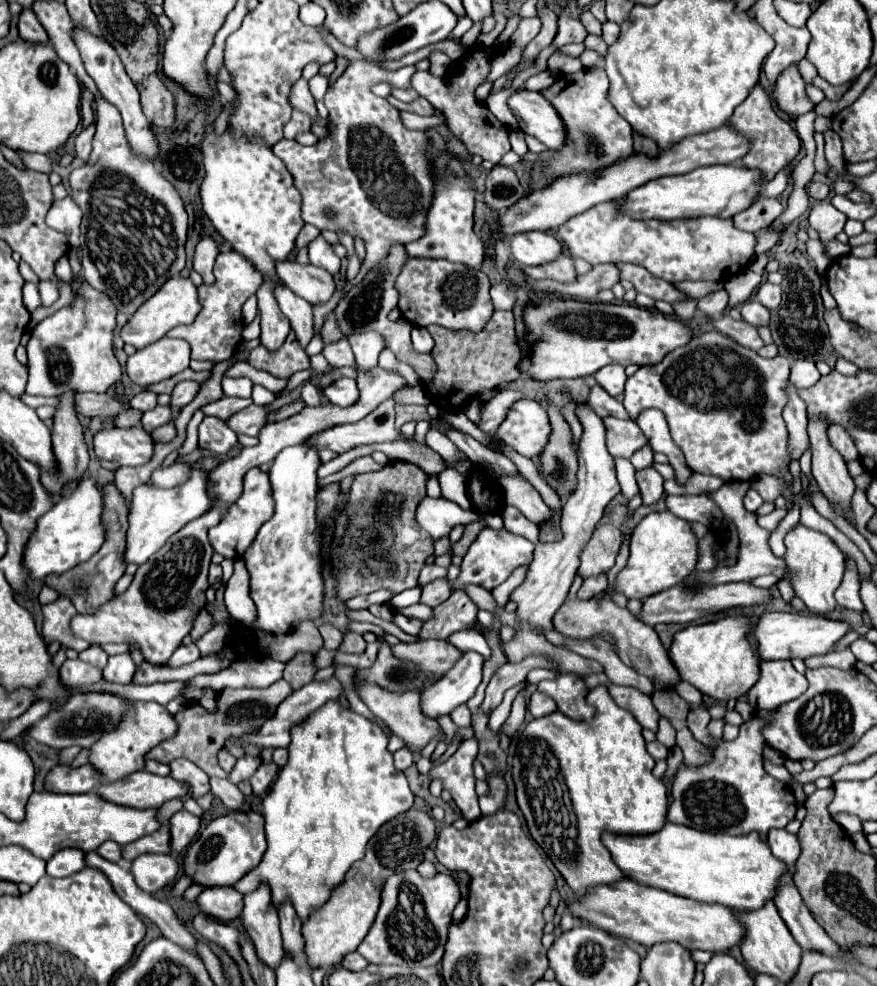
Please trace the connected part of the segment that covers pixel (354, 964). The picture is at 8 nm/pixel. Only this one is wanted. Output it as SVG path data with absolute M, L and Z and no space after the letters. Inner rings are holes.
M349 952L349 954L341 960L341 966L347 968L347 970L365 970L367 964L369 964L369 962L367 962L359 952Z

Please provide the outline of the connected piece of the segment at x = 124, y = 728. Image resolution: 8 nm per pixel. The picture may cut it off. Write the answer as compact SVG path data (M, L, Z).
M134 702L131 708L125 712L125 716L119 720L119 724L103 736L103 740L97 740L89 748L89 764L103 774L103 782L115 782L125 778L127 774L133 774L135 770L145 768L145 754L159 746L163 740L175 736L177 722L175 716L169 714L169 710L160 704L146 704Z

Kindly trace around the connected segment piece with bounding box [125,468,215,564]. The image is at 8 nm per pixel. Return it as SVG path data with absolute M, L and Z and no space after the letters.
M191 468L191 478L179 488L151 488L151 484L143 484L133 492L133 504L129 512L129 532L127 532L127 548L125 560L143 564L155 554L171 534L179 532L187 522L203 516L211 510L215 498L209 494L209 472L203 468Z

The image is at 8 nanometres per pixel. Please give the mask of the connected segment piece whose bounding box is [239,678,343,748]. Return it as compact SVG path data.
M331 678L331 680L327 680L327 682L309 682L309 684L303 686L301 690L295 690L293 694L289 694L289 696L279 704L275 716L269 718L269 720L265 722L265 726L263 726L257 734L241 736L239 742L241 742L241 740L249 740L251 744L257 744L257 746L261 746L261 748L269 748L269 746L273 746L273 748L285 748L285 746L289 746L289 742L291 742L291 728L293 728L293 726L301 724L307 716L311 716L311 714L313 714L317 708L321 708L325 702L329 702L329 700L339 700L341 694L343 694L343 686L341 686L335 678Z

